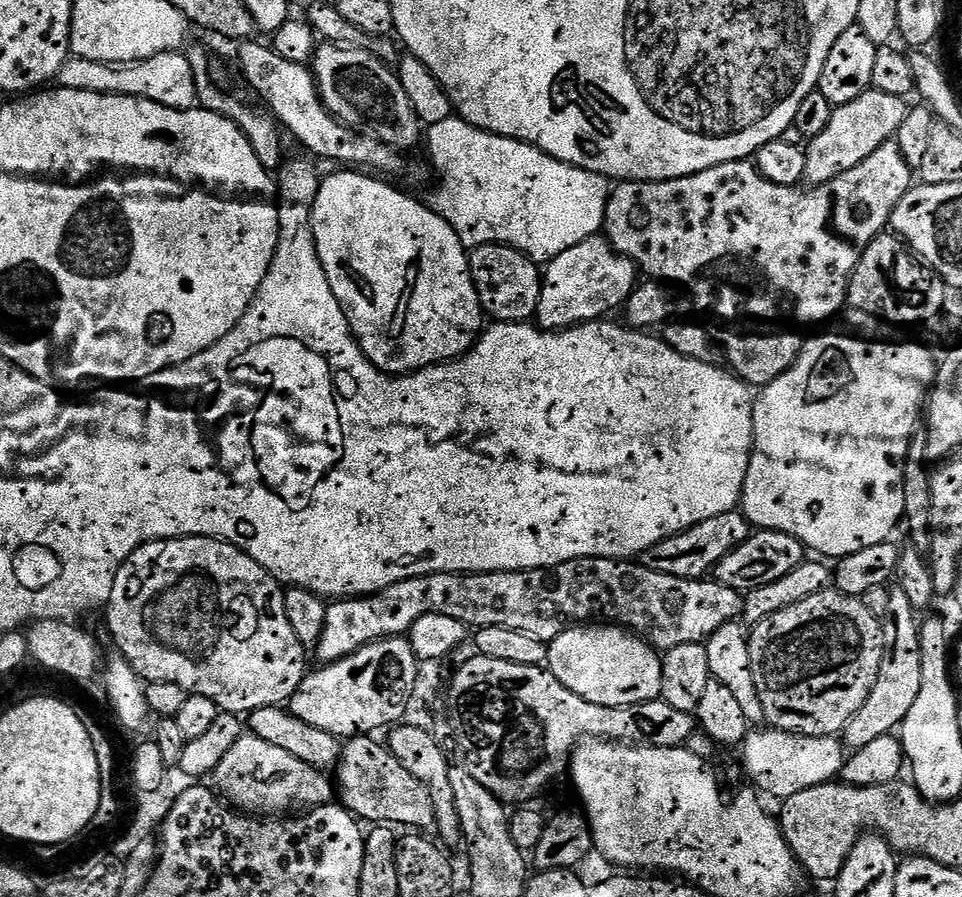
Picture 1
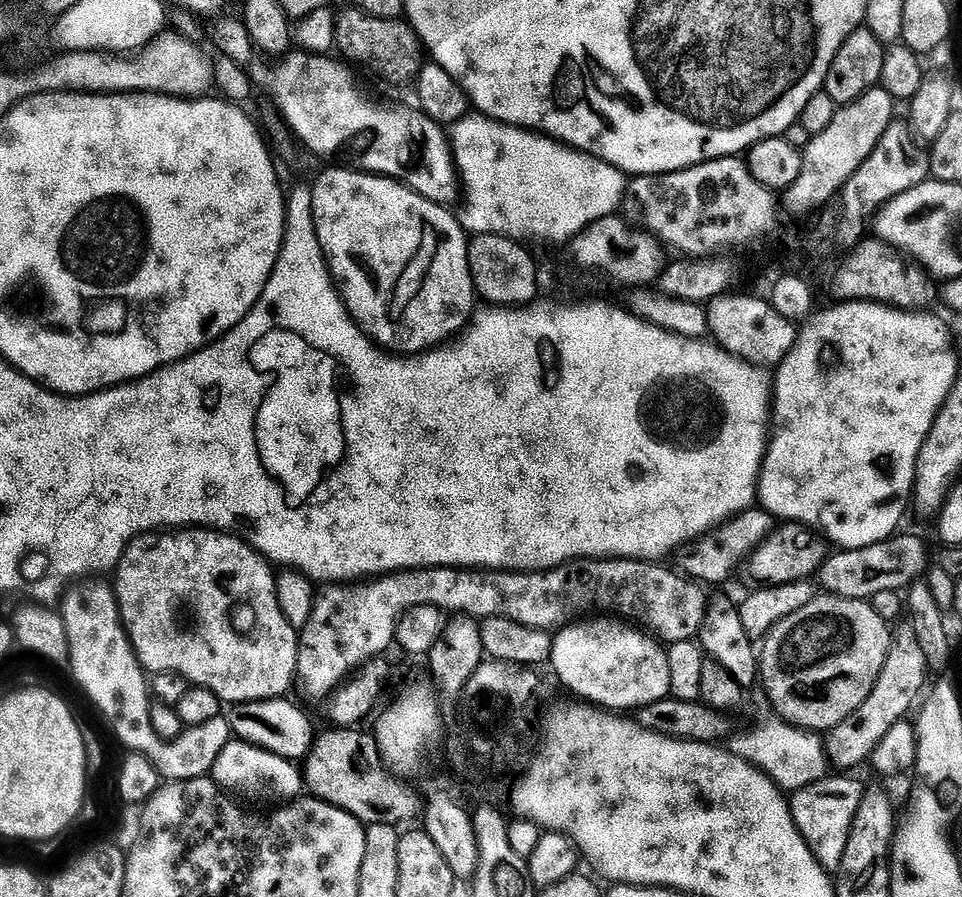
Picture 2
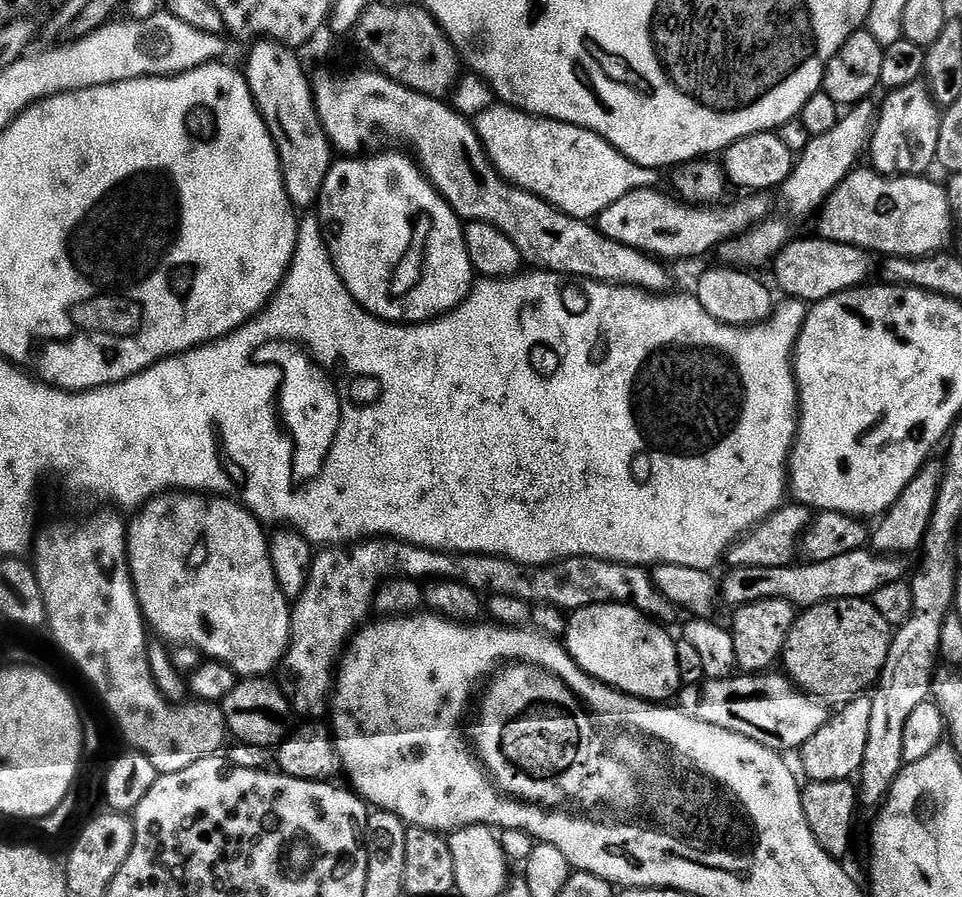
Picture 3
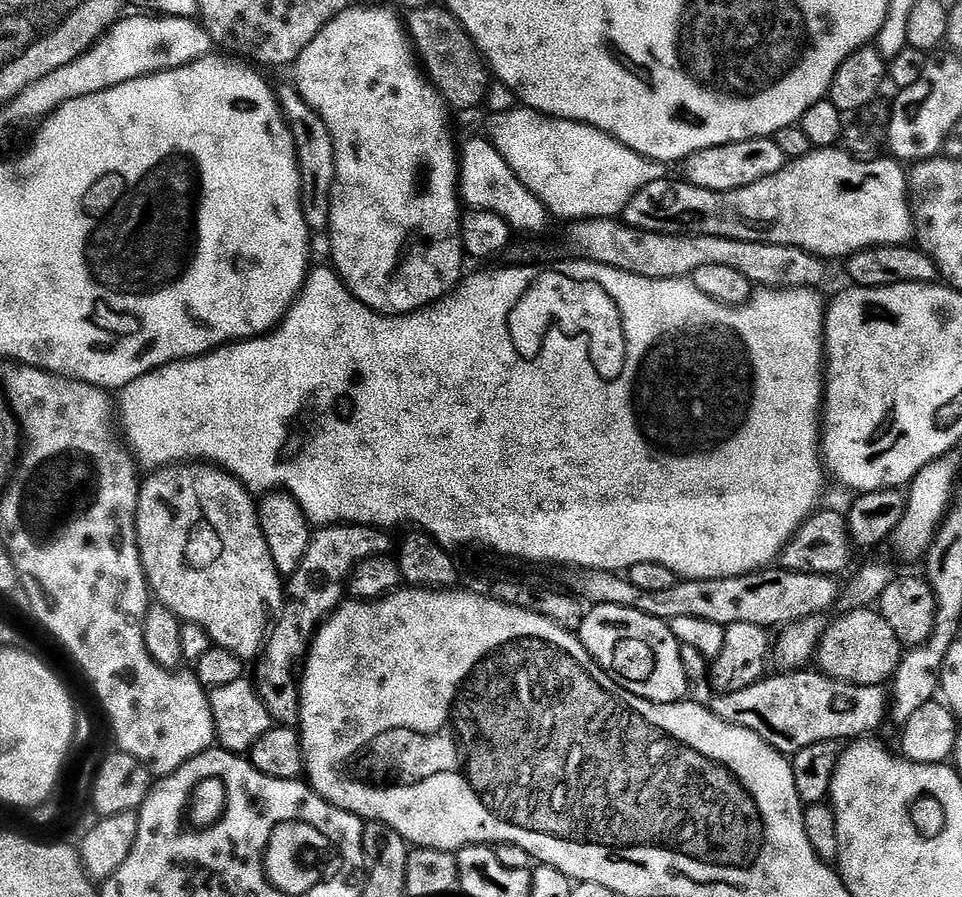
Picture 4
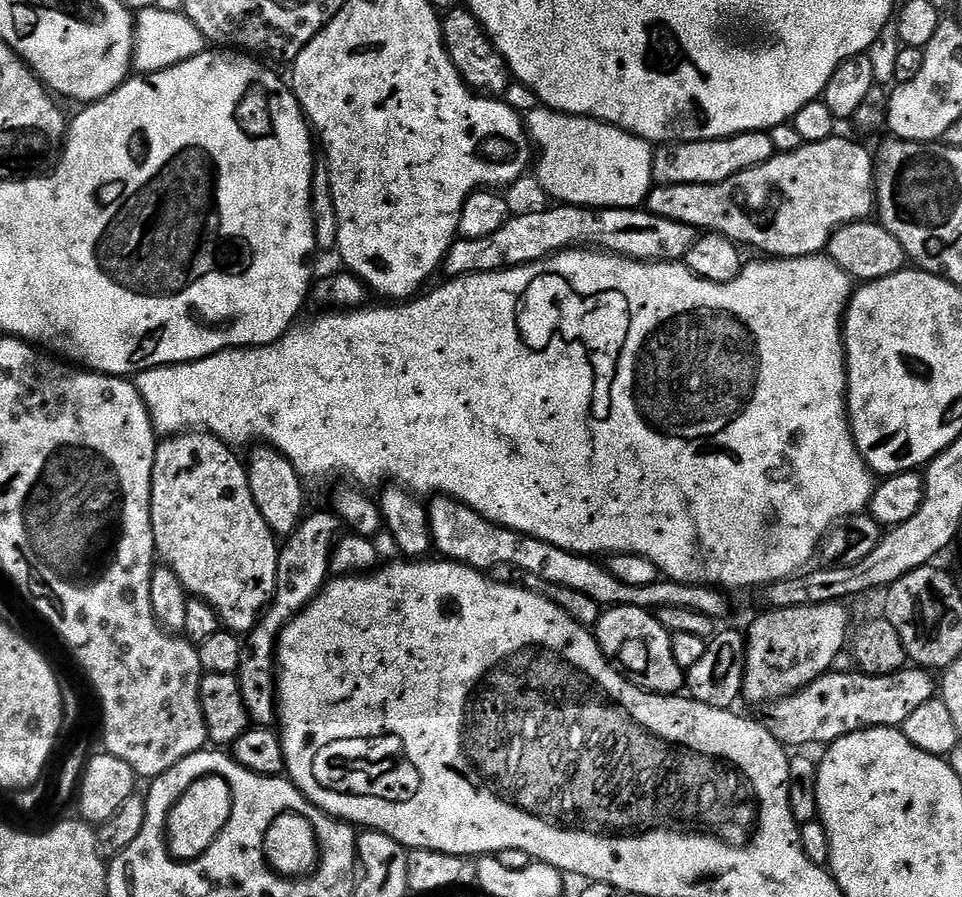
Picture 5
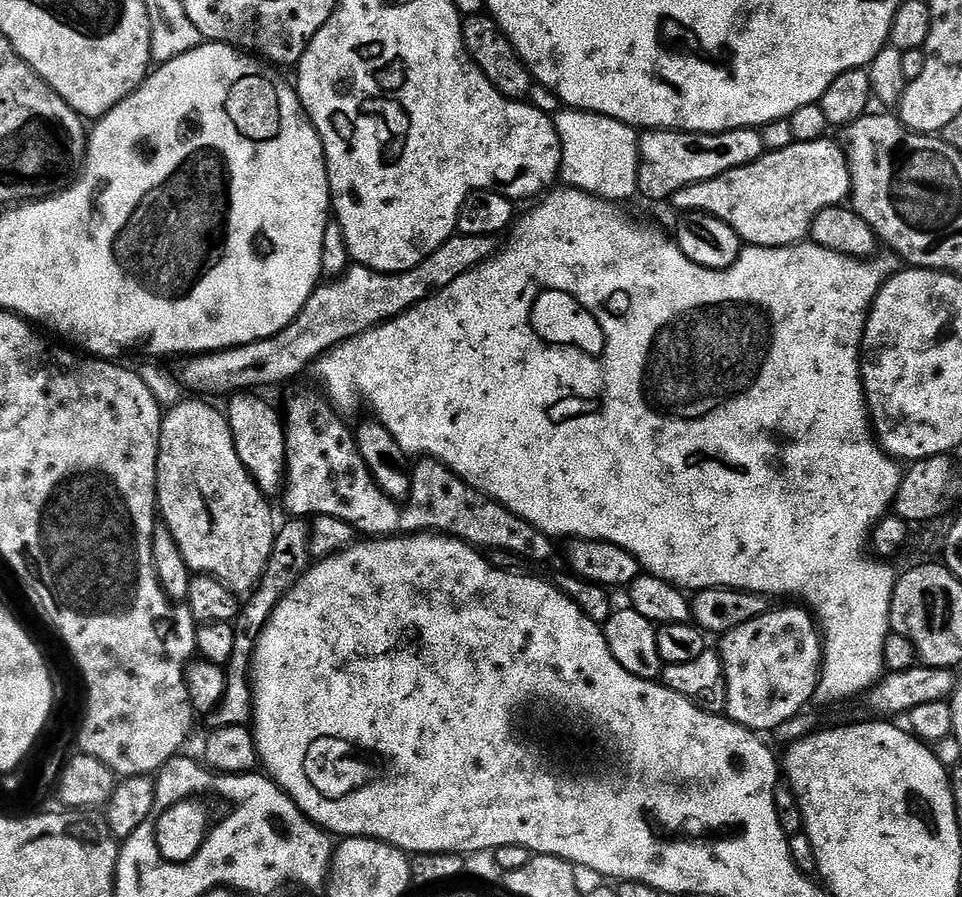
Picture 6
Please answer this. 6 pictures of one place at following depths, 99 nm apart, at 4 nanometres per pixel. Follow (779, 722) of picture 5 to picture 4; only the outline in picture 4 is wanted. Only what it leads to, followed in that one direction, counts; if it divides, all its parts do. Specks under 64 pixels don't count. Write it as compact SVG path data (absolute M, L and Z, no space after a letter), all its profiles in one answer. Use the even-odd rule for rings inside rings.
M792 670L780 675L784 676L774 676L770 680L761 678L756 683L746 686L746 690L738 690L734 694L717 695L716 701L711 701L710 707L718 718L758 734L762 742L785 754L795 754L798 750L814 746L818 742L852 742L857 738L867 737L875 733L872 731L883 722L884 716L886 720L889 715L890 696L881 685L847 684L841 680L832 680L819 670Z

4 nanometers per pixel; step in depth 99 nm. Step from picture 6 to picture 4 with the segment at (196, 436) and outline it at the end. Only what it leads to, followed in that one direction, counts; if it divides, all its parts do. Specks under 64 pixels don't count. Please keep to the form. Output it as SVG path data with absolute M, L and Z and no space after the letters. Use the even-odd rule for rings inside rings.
M177 462L162 468L157 468L152 476L140 485L138 510L136 511L136 541L140 551L140 561L144 567L144 577L148 579L151 595L159 603L164 604L181 622L196 623L209 636L211 643L218 648L233 652L237 659L243 662L255 661L259 651L264 647L265 639L270 631L270 621L274 610L279 609L286 600L286 588L282 583L279 570L274 566L274 558L270 558L270 546L266 546L266 538L262 534L262 526L256 513L257 501L235 476L225 472L223 468L212 462Z

